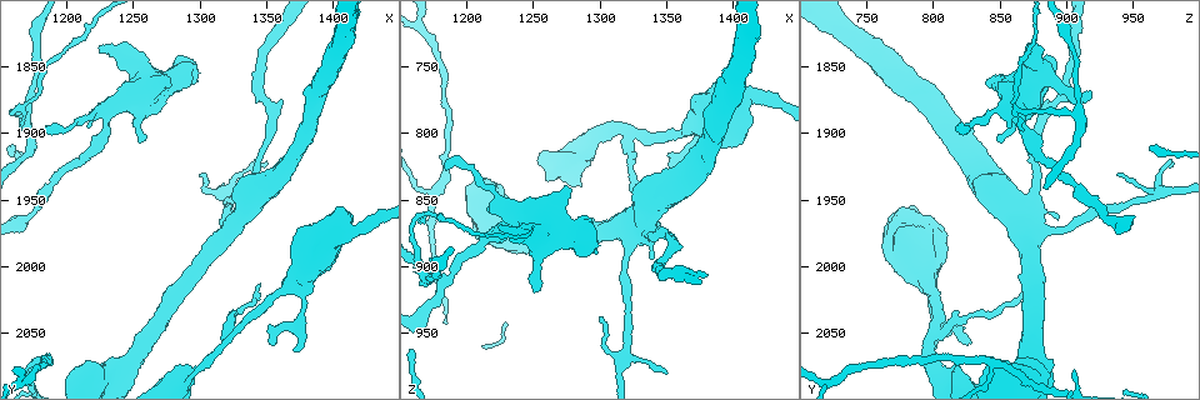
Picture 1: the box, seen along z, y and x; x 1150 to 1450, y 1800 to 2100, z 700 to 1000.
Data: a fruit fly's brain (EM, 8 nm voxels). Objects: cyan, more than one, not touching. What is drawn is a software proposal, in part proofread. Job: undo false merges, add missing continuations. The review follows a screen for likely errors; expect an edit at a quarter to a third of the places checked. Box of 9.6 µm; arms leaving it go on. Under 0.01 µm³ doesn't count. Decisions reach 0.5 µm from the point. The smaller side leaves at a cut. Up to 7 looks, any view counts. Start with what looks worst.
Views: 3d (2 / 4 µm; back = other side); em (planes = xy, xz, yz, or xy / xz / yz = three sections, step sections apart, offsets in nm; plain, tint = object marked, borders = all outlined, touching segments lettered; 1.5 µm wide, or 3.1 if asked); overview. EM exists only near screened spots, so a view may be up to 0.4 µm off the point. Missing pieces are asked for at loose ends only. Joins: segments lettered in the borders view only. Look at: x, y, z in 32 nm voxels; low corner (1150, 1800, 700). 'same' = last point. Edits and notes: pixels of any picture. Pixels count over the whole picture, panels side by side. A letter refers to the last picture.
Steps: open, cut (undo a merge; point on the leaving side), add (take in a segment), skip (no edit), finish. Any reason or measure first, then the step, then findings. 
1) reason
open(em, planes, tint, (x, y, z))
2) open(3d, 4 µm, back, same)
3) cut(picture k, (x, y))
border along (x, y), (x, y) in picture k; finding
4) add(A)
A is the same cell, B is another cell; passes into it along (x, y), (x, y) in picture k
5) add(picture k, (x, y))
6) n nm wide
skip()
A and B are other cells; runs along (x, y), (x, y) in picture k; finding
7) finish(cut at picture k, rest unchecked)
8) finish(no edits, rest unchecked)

free end
open(em, planes, borders, (1356, 2056, 828))

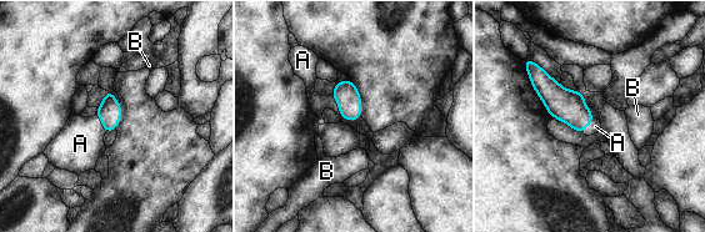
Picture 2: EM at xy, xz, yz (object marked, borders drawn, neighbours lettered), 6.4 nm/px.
A touches over 200 nm
add(A)
A is the same cell, B is another cell; passes into it along (345, 94), (339, 109), (318, 104) in picture 2; the neuron continues

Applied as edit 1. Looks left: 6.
sudden change in width
open(em, xz, step 8, tint, (1338, 1950, 874))

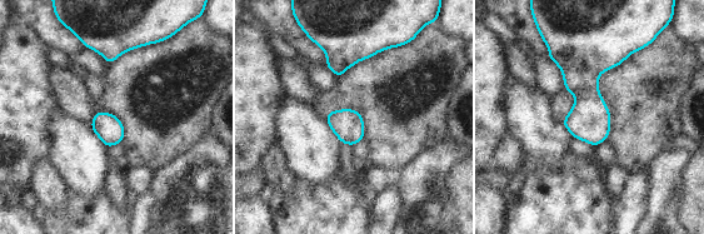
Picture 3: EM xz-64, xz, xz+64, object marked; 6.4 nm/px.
open(em, planes, borders, same)

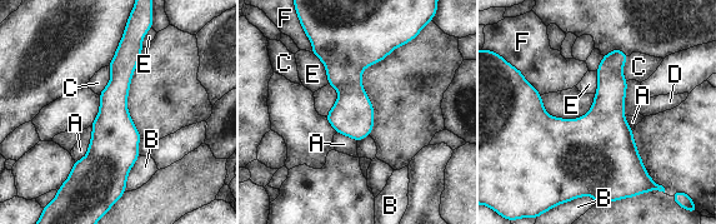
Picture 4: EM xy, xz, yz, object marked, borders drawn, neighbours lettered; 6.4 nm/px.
skip()
A, B, C, D, E and F are other cells; runs along (129, 68), (114, 96), (101, 212) in picture 4; continuous, no second neuron

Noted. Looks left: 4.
three-way junction
open(em, planes, tint, (1170, 1884, 908))

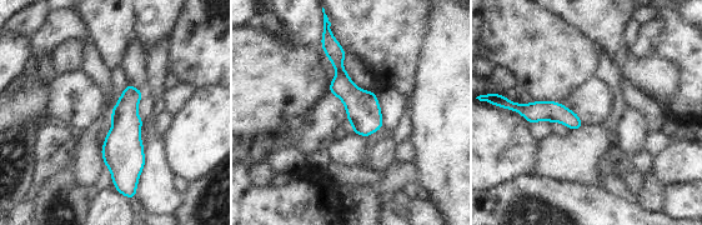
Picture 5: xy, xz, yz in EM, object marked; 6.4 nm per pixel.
open(em, planes, borders, same)

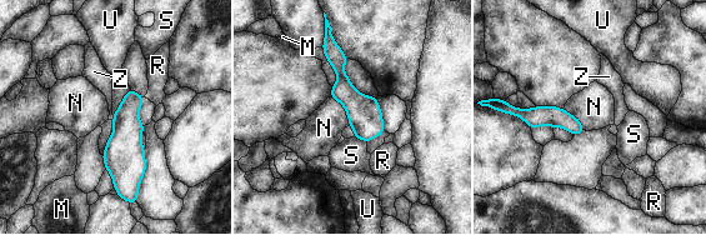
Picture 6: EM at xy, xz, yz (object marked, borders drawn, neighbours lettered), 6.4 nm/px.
190 nm wide
skip()
M, N, R, S, U and Z are other cells; border along (330, 96), (344, 108), (350, 125) in picture 6; all the same neuron

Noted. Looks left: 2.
finish(add at picture 2, rest unchecked)

